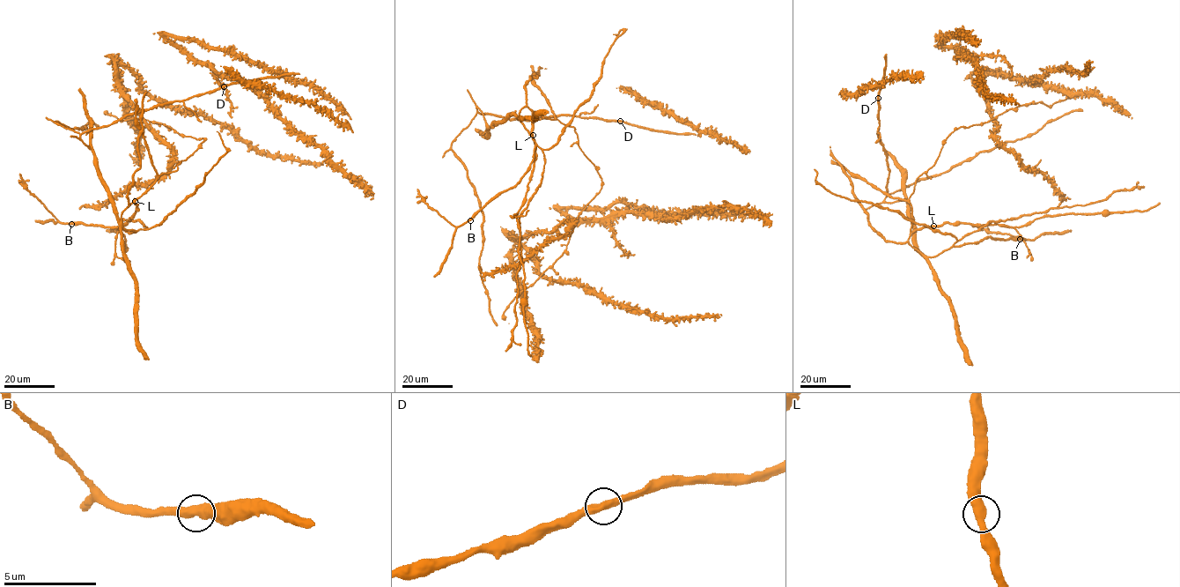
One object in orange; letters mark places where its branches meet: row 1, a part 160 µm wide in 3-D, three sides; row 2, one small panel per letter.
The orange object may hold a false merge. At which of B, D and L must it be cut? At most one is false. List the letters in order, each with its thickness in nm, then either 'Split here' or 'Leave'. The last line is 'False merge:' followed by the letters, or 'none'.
B: Thickness 480 nm. Leave
D: Thickness 460 nm. Leave
L: Thickness 440 nm. Leave
False merge: none

